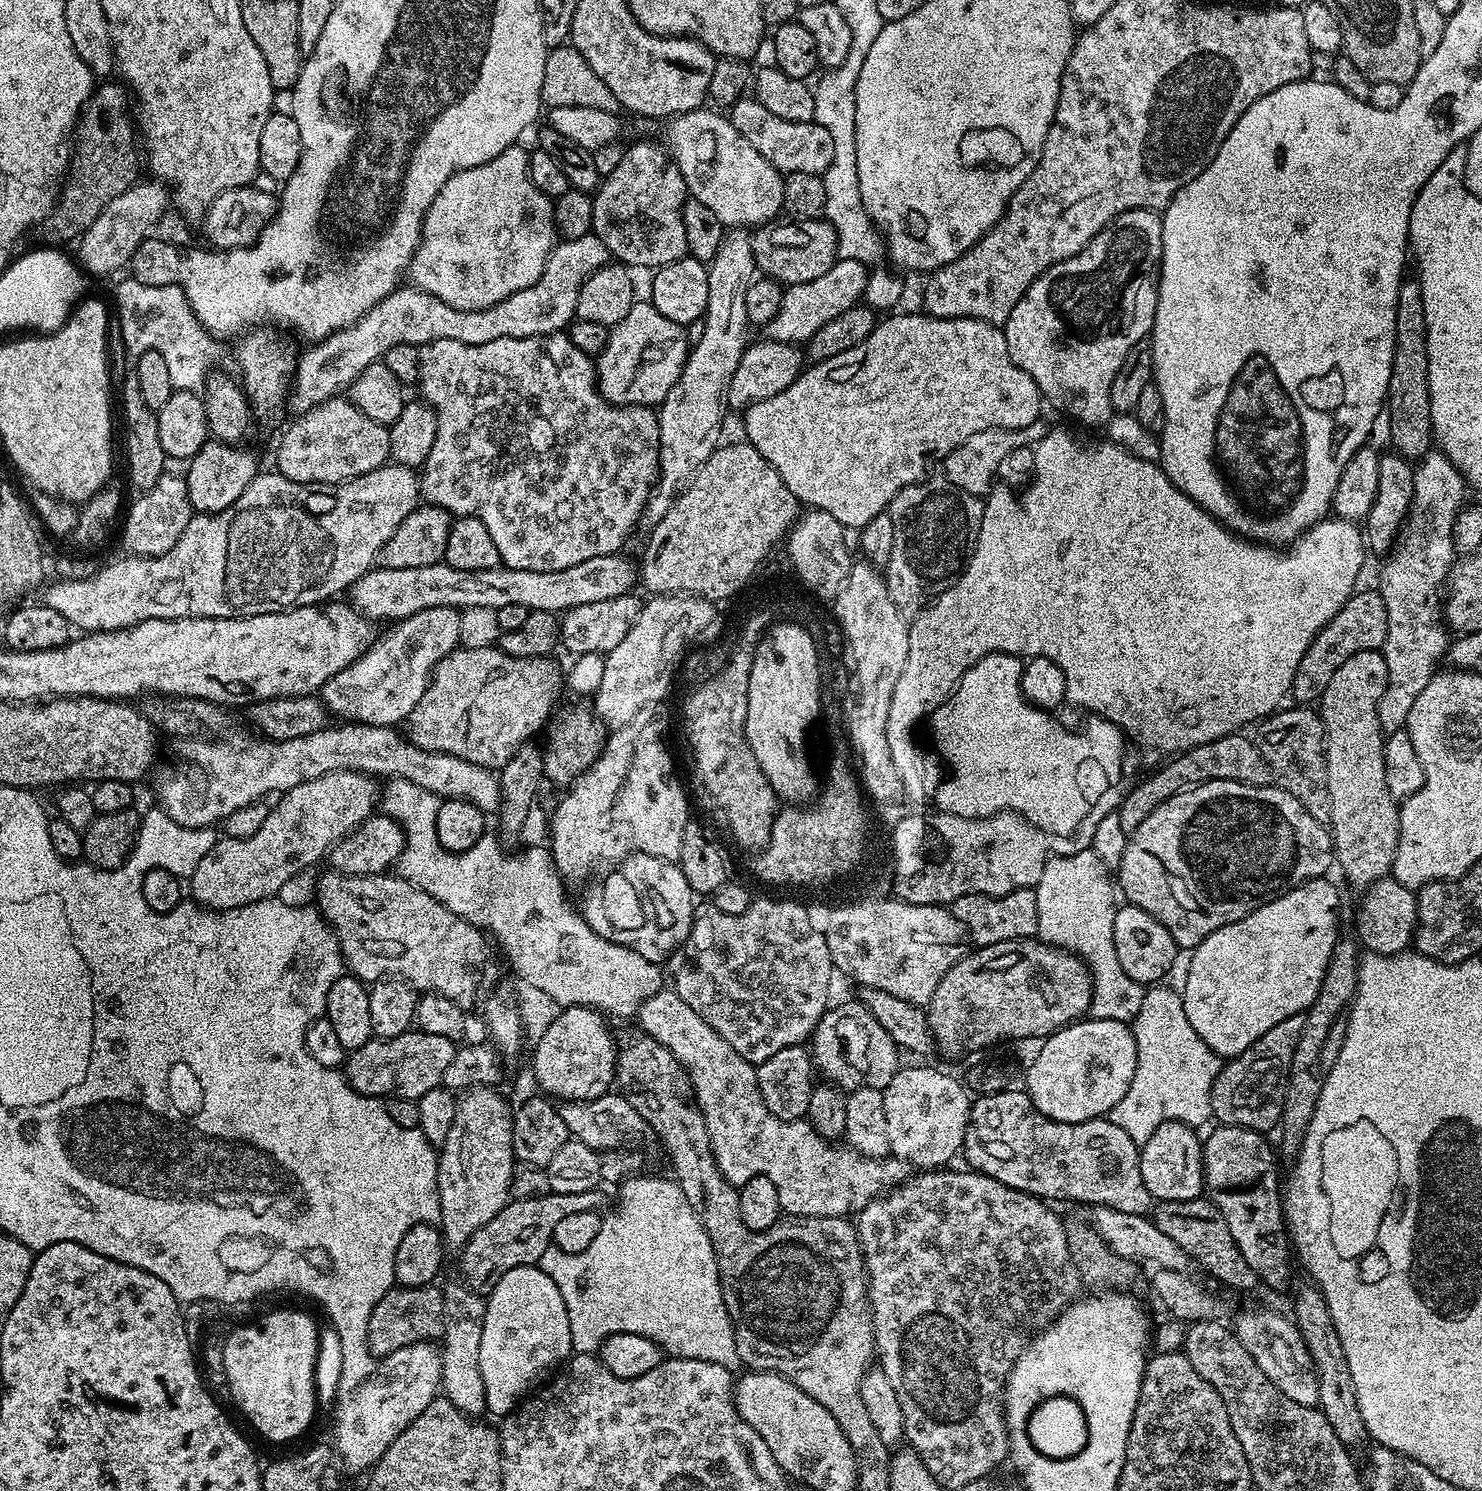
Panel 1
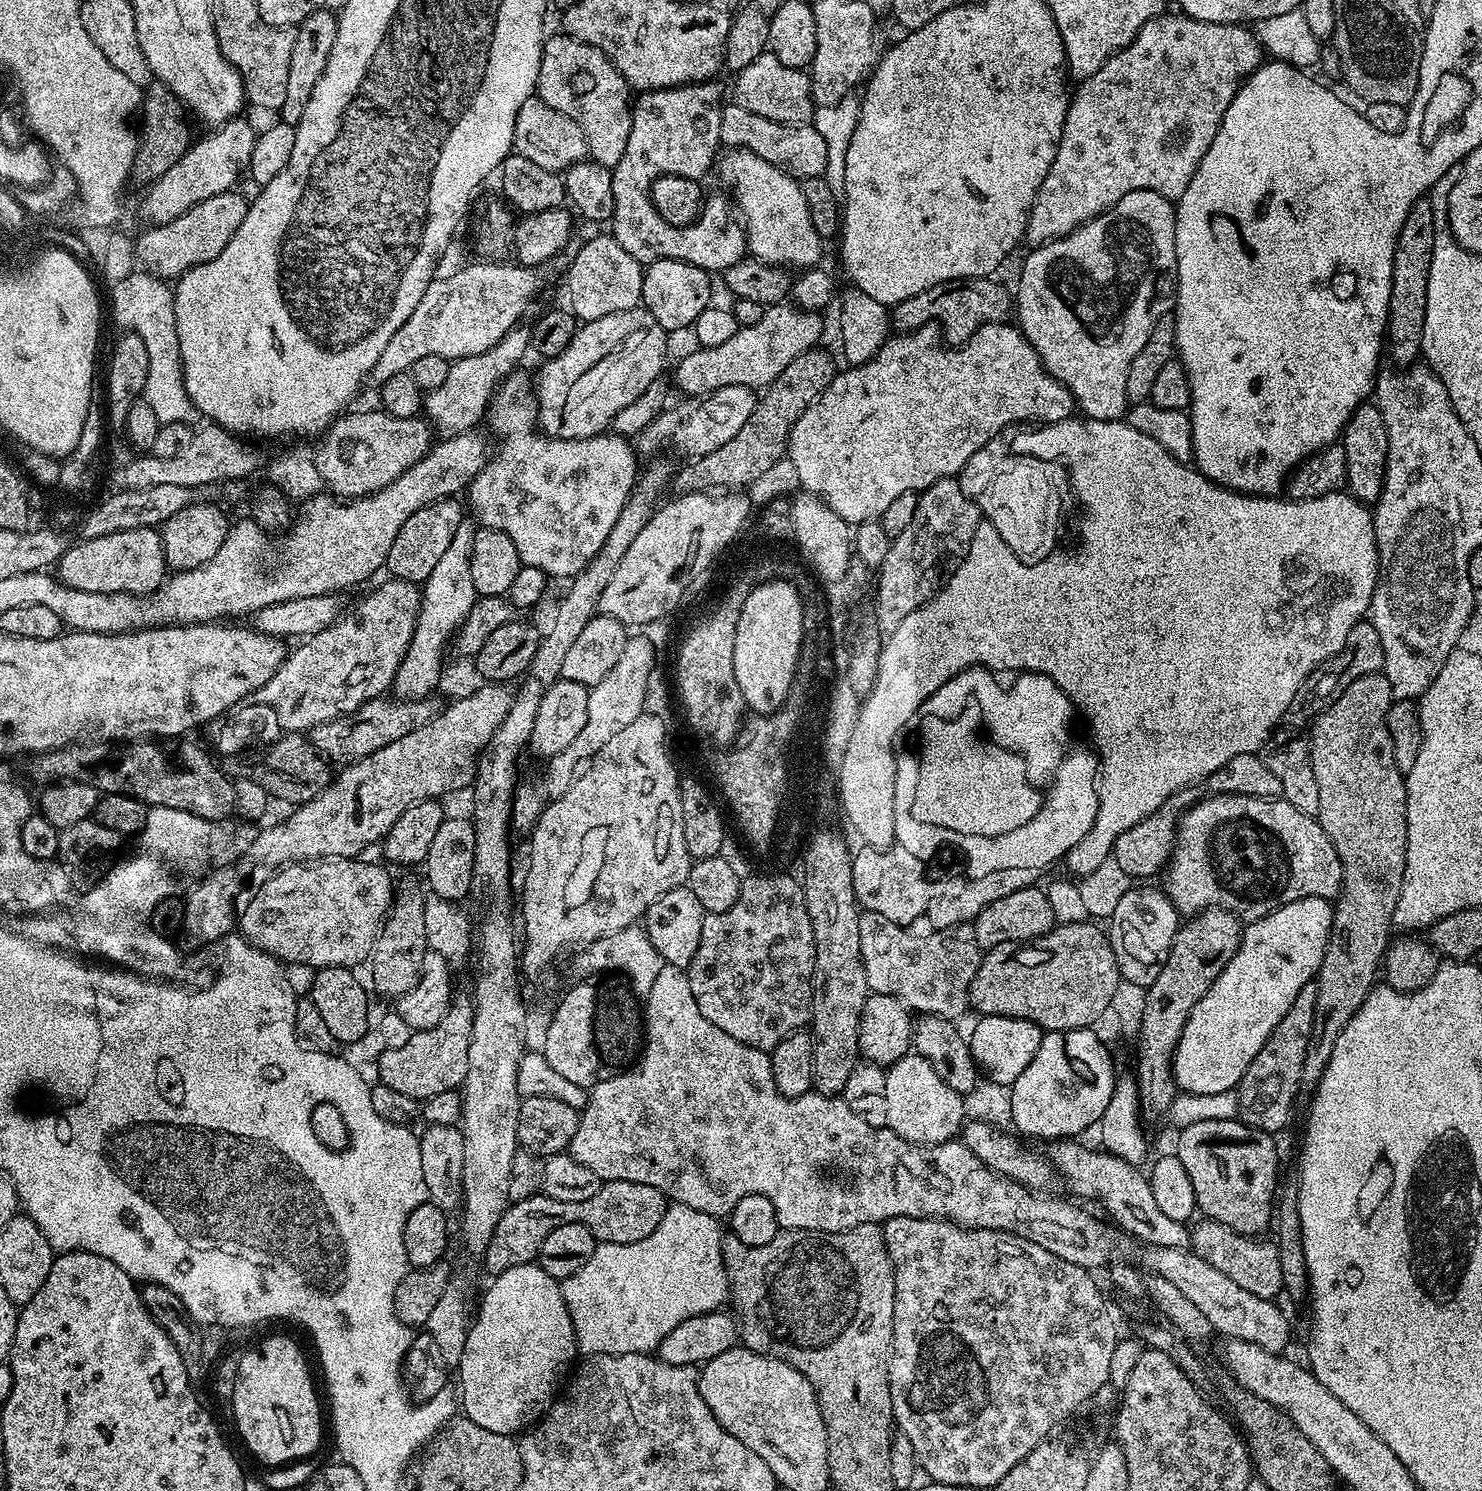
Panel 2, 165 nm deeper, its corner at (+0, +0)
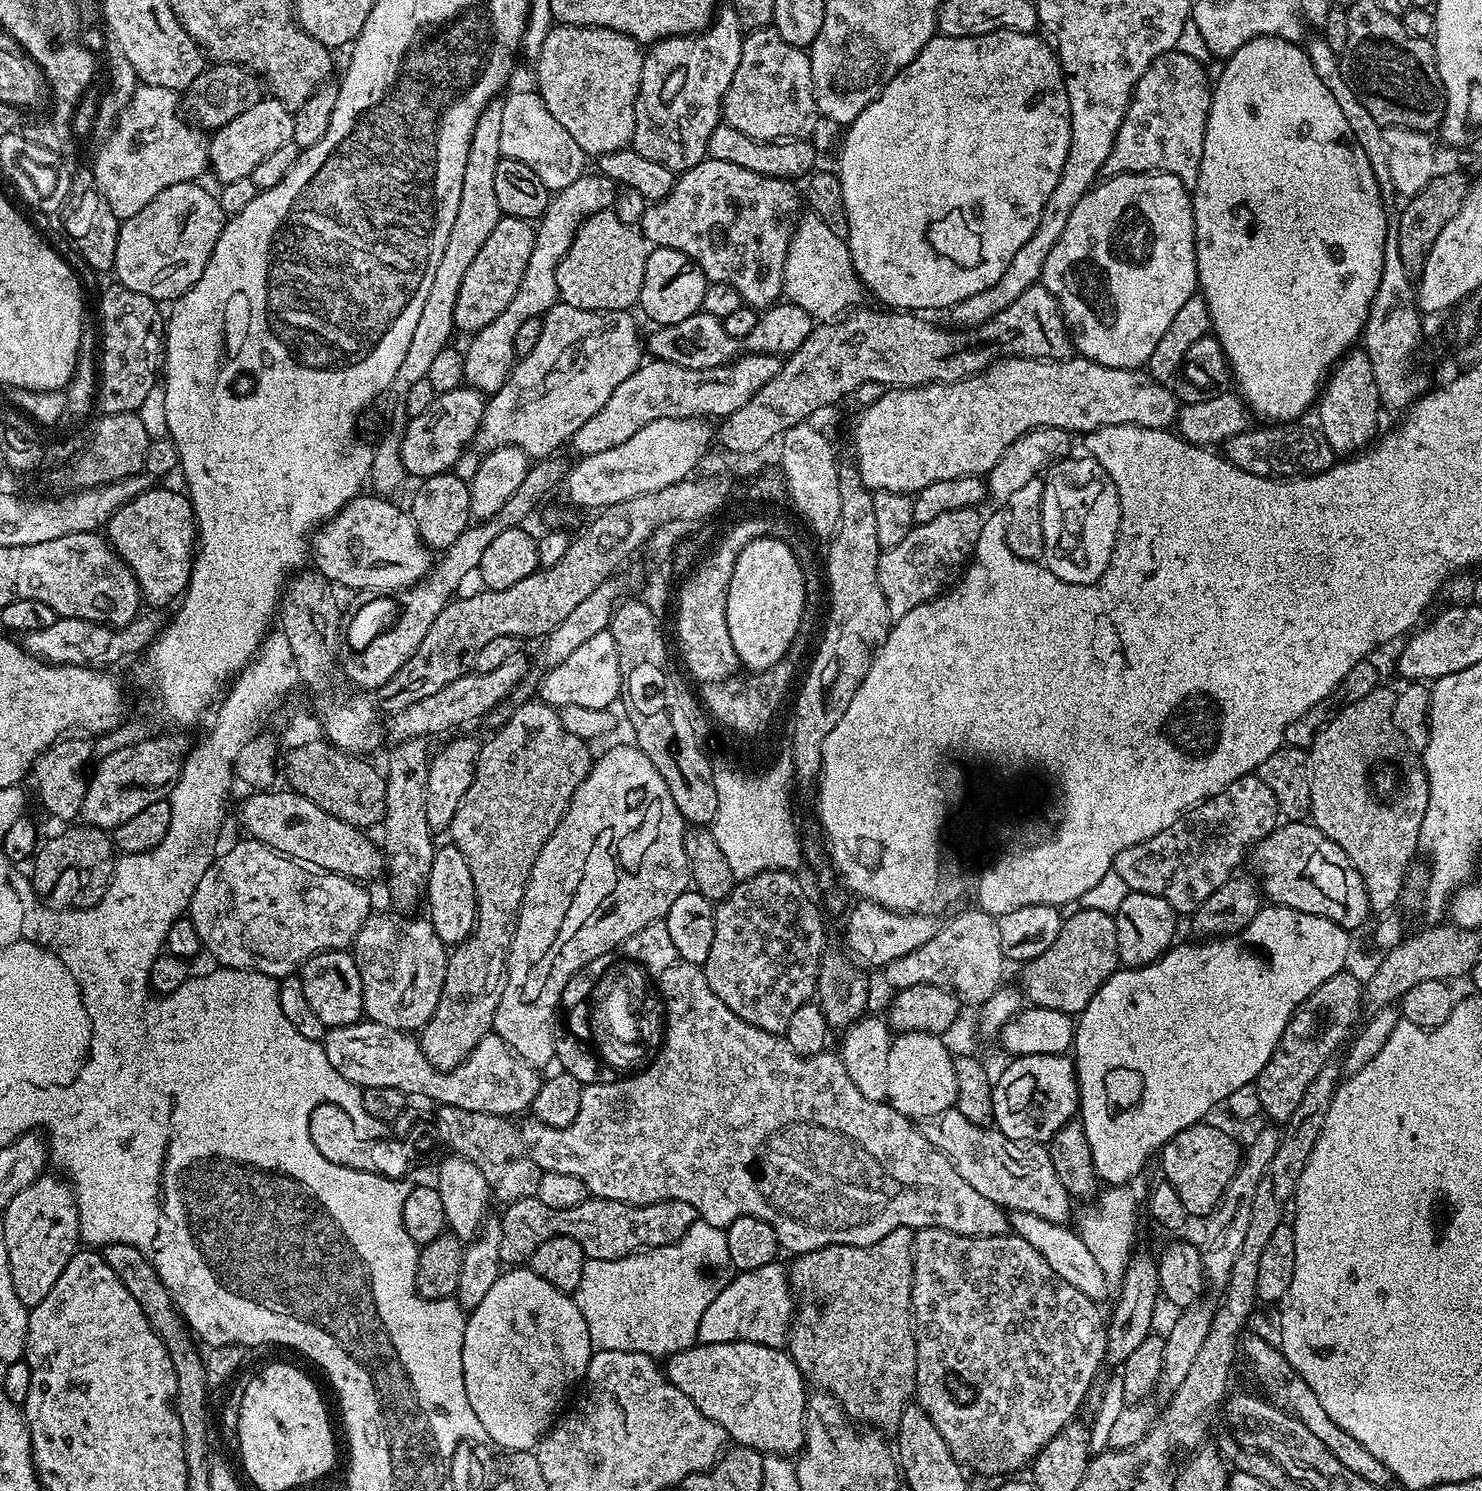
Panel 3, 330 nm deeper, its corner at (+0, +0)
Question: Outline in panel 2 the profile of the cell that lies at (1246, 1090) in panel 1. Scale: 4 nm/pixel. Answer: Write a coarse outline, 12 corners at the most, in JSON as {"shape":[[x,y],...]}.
{"shape":[[1315,983],[1240,1080],[1238,1118],[1287,1126],[1314,1030]]}

